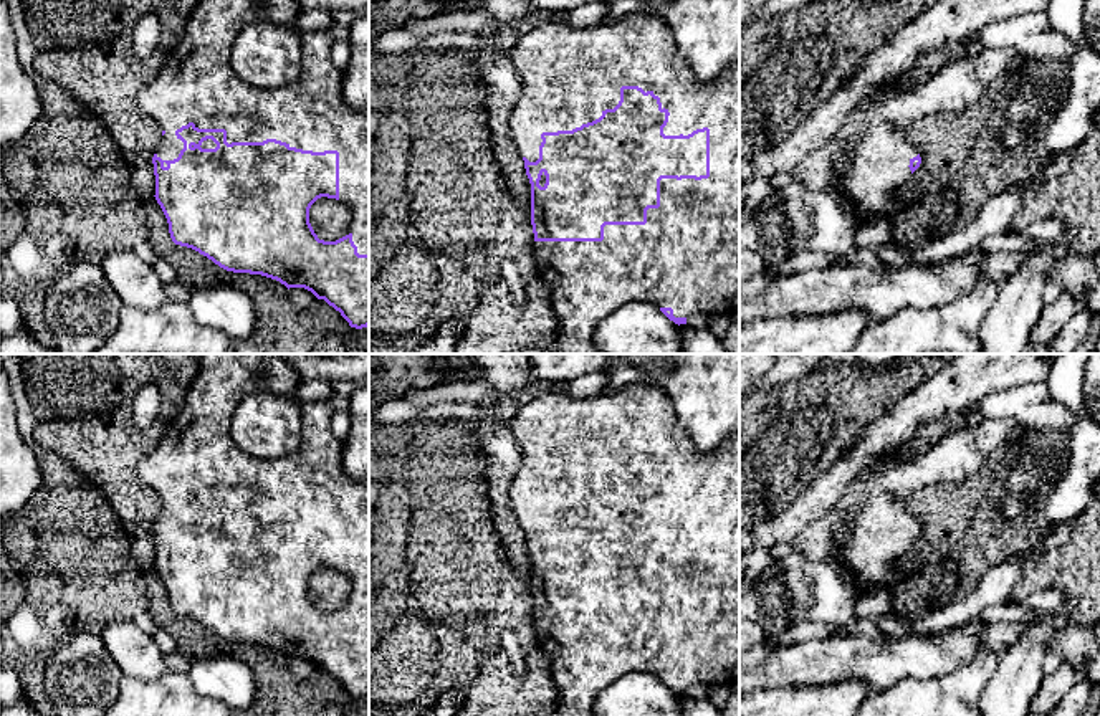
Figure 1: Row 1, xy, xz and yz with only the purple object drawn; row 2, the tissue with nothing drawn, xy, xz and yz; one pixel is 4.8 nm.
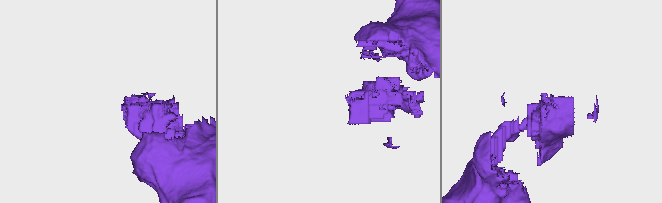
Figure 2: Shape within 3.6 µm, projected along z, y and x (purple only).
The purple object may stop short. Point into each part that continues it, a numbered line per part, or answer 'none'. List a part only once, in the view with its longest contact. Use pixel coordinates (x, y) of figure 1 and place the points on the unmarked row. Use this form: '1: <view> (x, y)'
1: xz (687, 625)

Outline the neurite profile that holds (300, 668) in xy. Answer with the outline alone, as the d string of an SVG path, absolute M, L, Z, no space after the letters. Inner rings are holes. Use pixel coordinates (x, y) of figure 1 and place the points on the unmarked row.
M289 658L288 668L291 675L298 680L309 680L316 671L316 666L304 658Z

